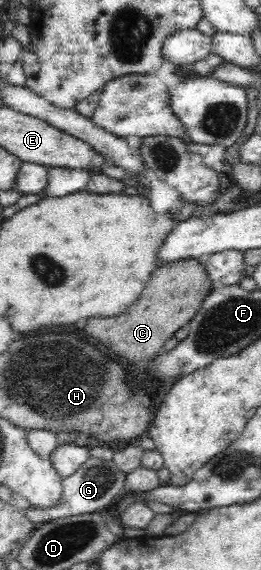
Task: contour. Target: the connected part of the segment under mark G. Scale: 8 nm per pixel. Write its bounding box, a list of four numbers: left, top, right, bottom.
[25,457,127,526]

